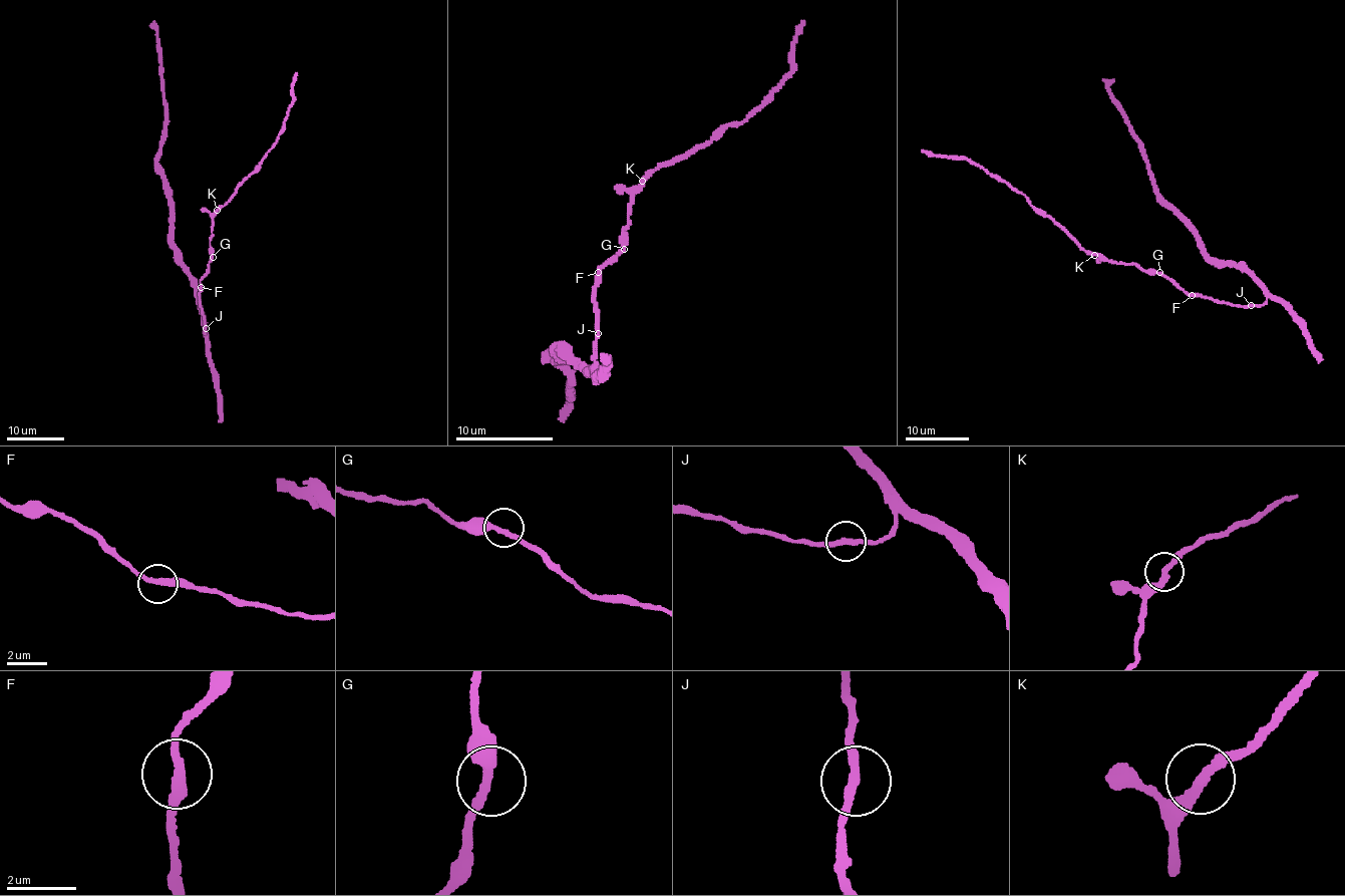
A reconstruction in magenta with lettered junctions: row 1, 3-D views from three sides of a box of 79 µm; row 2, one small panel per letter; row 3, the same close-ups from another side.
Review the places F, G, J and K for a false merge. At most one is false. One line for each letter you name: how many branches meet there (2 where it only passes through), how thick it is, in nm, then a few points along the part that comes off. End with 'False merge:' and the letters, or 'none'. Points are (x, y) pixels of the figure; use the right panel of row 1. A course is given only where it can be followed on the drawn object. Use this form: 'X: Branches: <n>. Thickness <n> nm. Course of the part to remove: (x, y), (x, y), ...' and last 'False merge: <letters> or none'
False merge: none

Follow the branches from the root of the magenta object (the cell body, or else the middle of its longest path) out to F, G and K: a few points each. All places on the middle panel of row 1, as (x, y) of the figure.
F: (596, 335), (594, 301), (598, 272)
G: (596, 335), (594, 301), (598, 267), (624, 249)
K: (596, 335), (594, 301), (598, 267), (622, 250), (622, 230), (628, 227), (631, 195), (641, 181)

